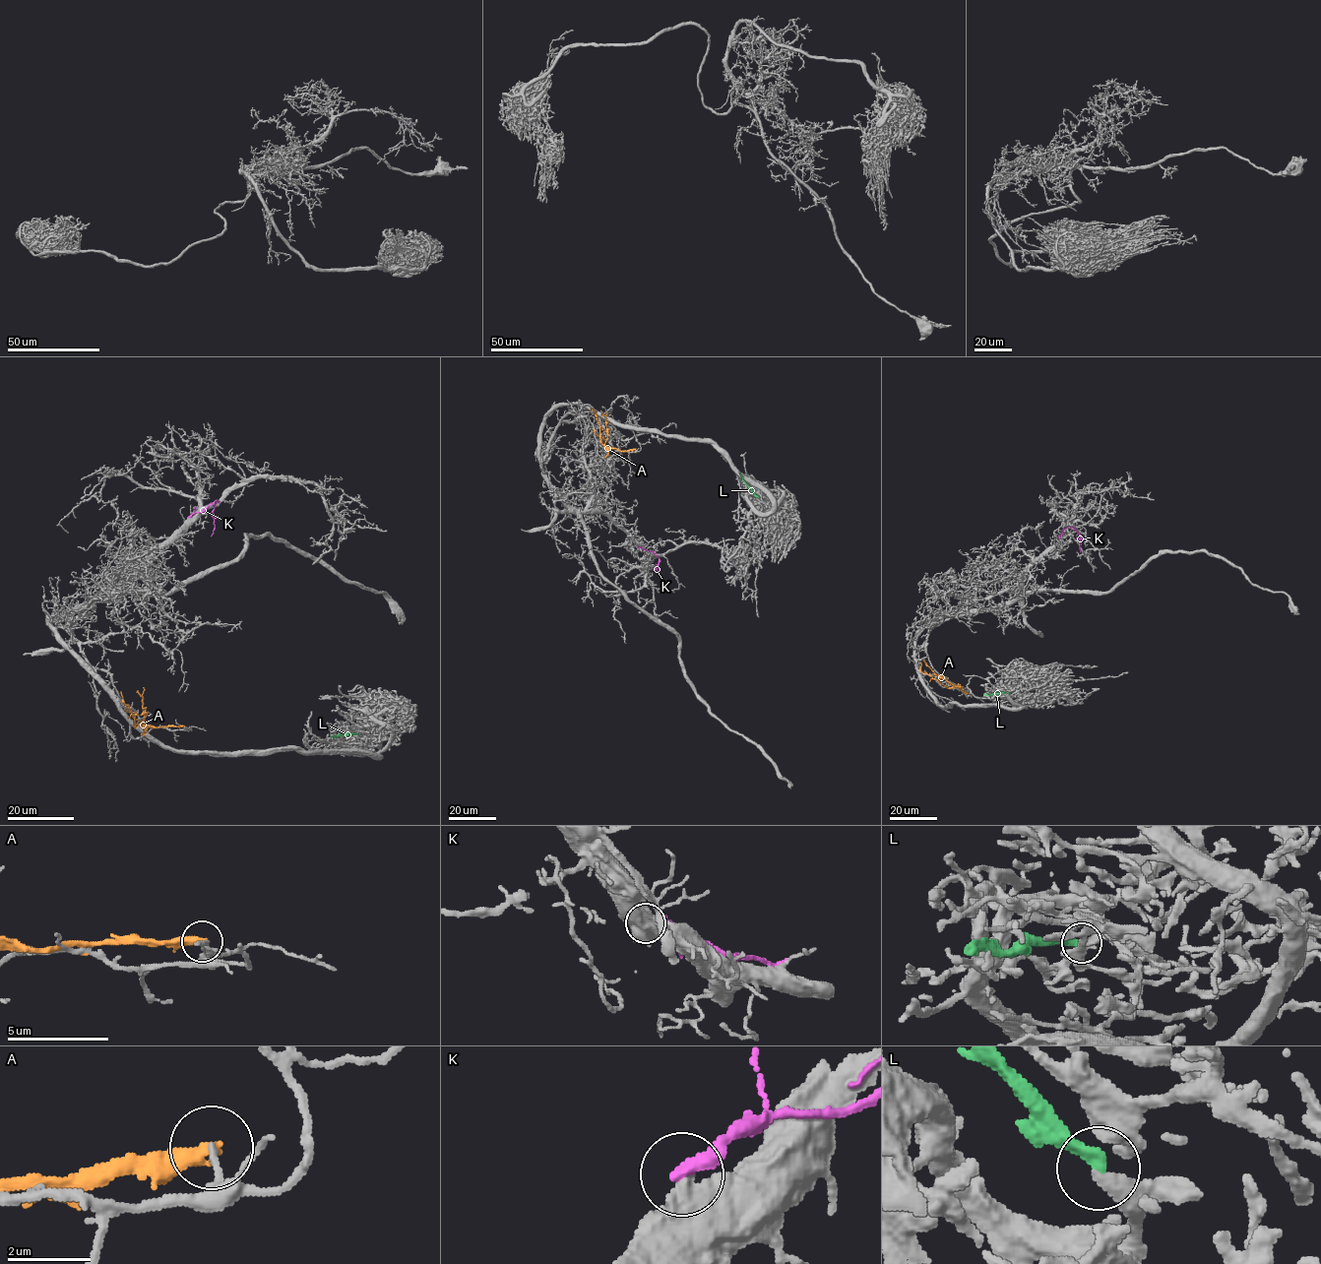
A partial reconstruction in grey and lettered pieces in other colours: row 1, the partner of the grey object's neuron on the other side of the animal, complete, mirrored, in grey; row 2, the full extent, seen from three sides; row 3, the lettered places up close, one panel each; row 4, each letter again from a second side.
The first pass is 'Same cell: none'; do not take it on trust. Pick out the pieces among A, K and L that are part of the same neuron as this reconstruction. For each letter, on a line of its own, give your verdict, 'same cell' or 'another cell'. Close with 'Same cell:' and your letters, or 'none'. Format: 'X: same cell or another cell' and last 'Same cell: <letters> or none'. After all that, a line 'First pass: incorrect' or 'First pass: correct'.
A: another cell
K: another cell
L: another cell
Same cell: none
First pass: correct

